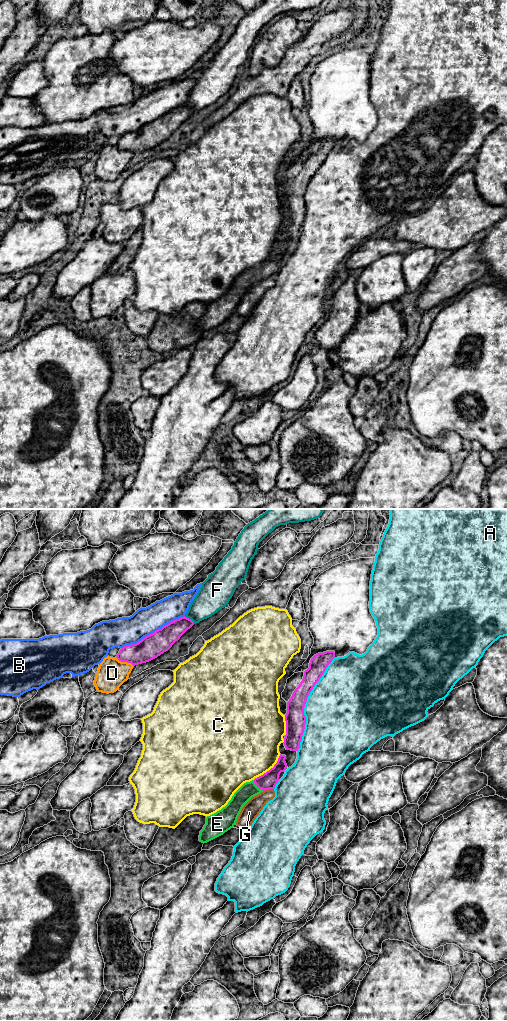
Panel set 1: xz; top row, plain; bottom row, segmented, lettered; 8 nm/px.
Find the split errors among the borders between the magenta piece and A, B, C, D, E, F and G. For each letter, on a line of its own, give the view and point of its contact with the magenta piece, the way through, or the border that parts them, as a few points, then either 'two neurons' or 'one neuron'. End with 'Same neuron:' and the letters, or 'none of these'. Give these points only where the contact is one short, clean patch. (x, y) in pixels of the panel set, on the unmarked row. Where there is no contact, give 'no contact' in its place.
A: meets magenta in xz at (305, 191); two neurons
B: meets magenta in xz at (152, 121); two neurons
C: meets magenta in xz at (270, 257); two neurons
D: meets magenta in xz at (124, 149); two neurons
E: meets magenta in xz at (257, 274); runs through xz (268, 268), (257, 274), (248, 278); one neuron
F: meets magenta in xz at (188, 106); two neurons
G: meets magenta in xz at (268, 277); border along xz (273, 276), (263, 279); two neurons
Same neuron: E

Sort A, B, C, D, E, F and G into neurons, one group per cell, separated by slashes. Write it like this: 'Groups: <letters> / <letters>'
Groups: A / B / C / D / E / F / G

